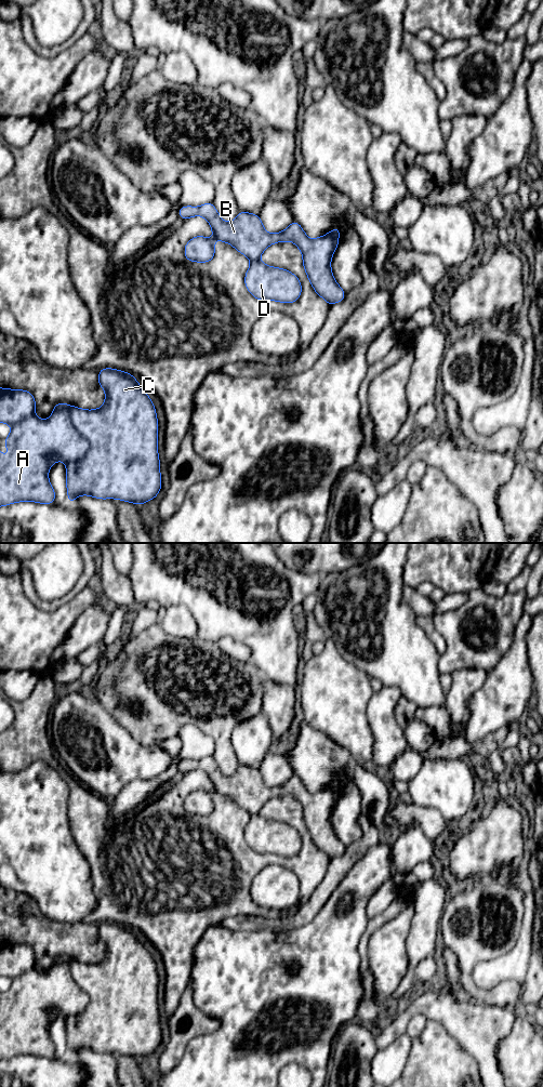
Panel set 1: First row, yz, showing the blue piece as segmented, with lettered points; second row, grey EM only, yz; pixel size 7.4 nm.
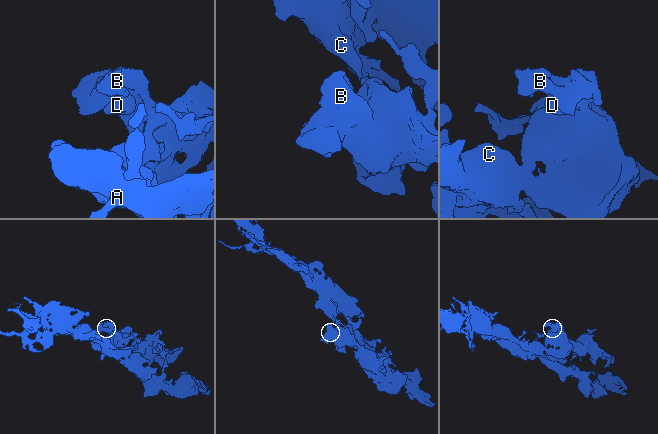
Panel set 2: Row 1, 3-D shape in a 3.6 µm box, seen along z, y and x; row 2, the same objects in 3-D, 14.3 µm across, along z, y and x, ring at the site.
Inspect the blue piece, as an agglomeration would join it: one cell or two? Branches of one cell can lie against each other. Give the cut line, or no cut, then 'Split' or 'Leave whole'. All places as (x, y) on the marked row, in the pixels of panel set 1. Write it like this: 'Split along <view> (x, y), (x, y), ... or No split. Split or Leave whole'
No split. Leave whole

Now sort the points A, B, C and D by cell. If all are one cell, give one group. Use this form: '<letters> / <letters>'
A B C D

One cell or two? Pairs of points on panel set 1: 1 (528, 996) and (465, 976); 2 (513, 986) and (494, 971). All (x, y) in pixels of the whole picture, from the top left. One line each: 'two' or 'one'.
1: two
2: two

